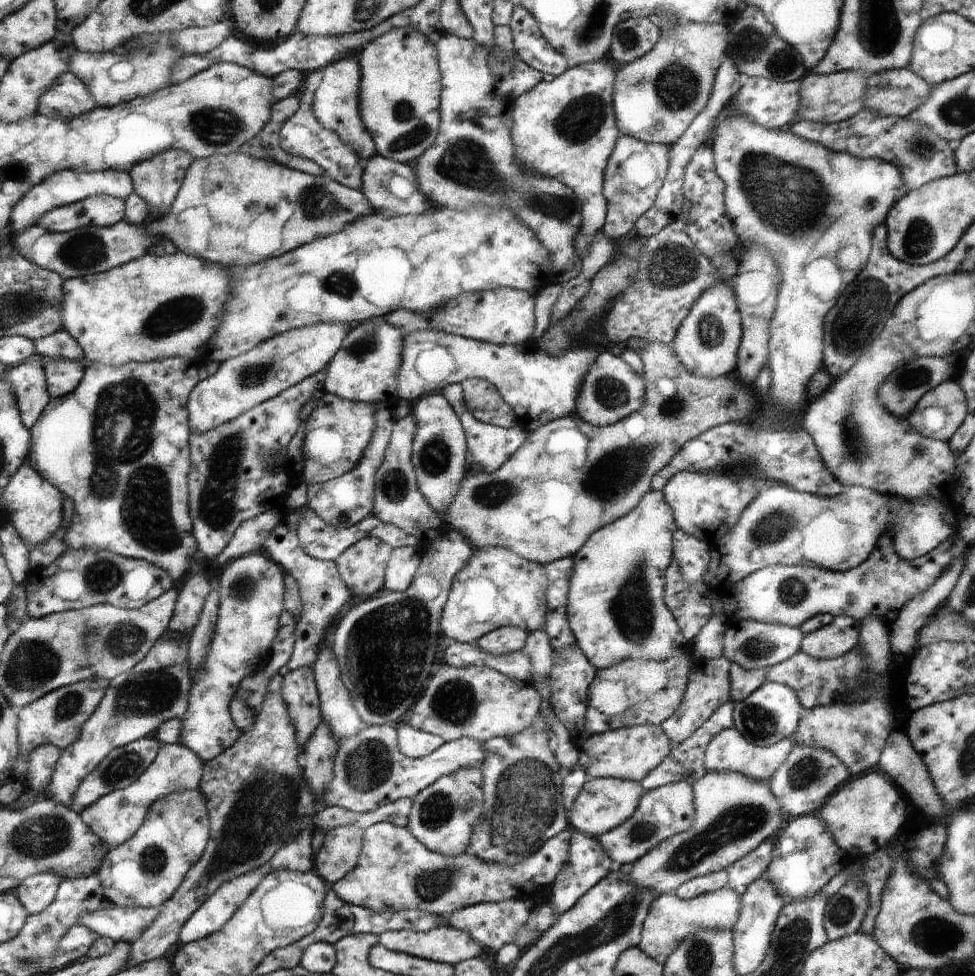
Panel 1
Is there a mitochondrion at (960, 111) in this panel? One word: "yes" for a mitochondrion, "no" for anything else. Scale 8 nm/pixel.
yes

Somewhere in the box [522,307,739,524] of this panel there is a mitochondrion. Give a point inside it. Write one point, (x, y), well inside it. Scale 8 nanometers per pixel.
(613, 474)

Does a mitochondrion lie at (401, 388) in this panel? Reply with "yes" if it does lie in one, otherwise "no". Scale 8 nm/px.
no

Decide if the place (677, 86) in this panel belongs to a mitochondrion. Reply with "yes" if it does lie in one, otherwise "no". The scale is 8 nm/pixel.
yes

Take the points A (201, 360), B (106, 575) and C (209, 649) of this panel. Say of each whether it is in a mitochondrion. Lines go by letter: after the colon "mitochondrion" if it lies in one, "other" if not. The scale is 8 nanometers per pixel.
A: other
B: mitochondrion
C: other

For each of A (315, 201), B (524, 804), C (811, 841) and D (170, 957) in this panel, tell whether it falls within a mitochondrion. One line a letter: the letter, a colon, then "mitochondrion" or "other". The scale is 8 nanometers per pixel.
A: mitochondrion
B: mitochondrion
C: other
D: other

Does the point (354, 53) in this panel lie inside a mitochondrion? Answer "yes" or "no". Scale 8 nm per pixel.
no

